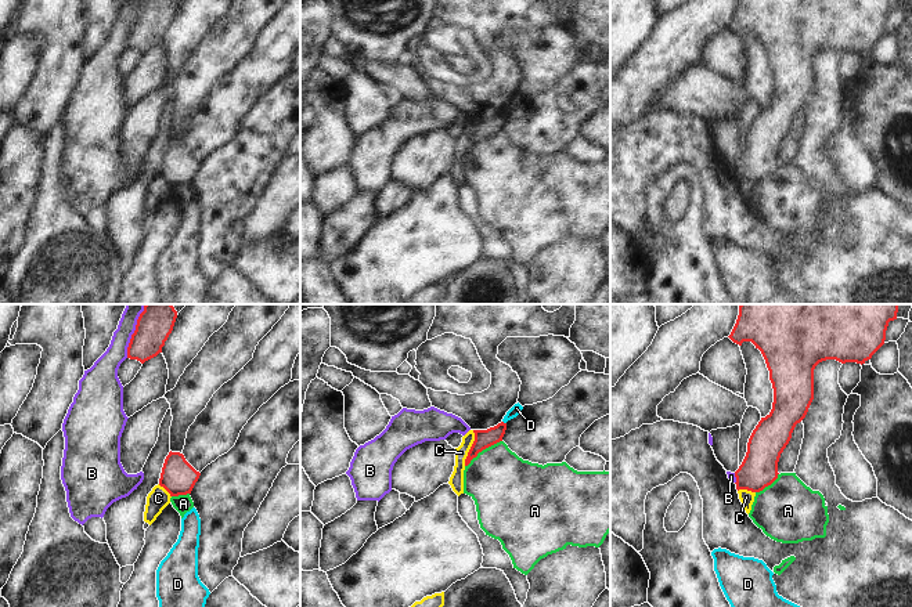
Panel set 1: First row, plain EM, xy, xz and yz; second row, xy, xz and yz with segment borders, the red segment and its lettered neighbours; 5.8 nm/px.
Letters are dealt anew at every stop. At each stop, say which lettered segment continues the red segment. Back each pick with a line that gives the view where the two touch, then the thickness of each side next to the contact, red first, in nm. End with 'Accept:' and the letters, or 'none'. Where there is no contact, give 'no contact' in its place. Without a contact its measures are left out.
Accept: none

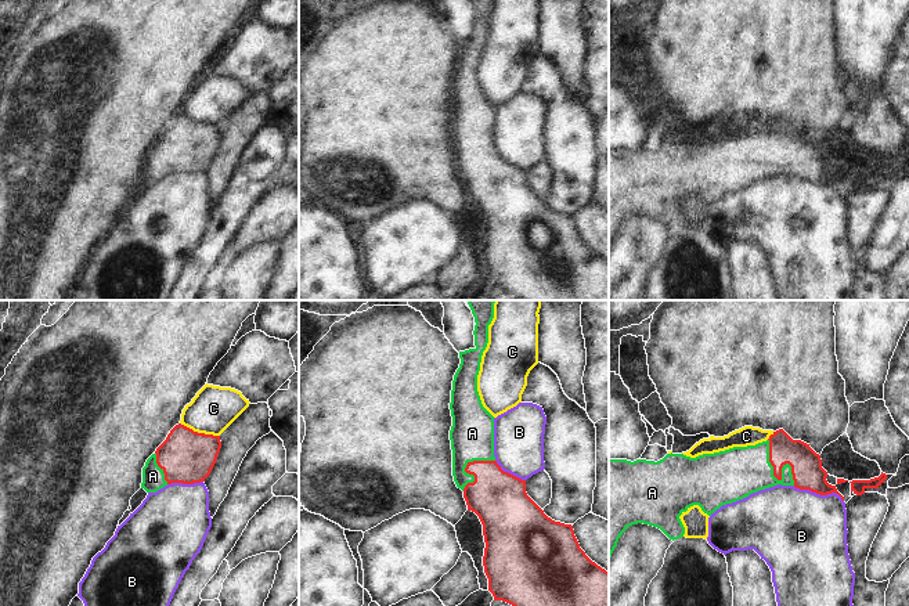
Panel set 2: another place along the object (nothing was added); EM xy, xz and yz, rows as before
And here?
A: meets red in yz; 180 nm thick on the red side, 300 nm on the other
Accept: A

